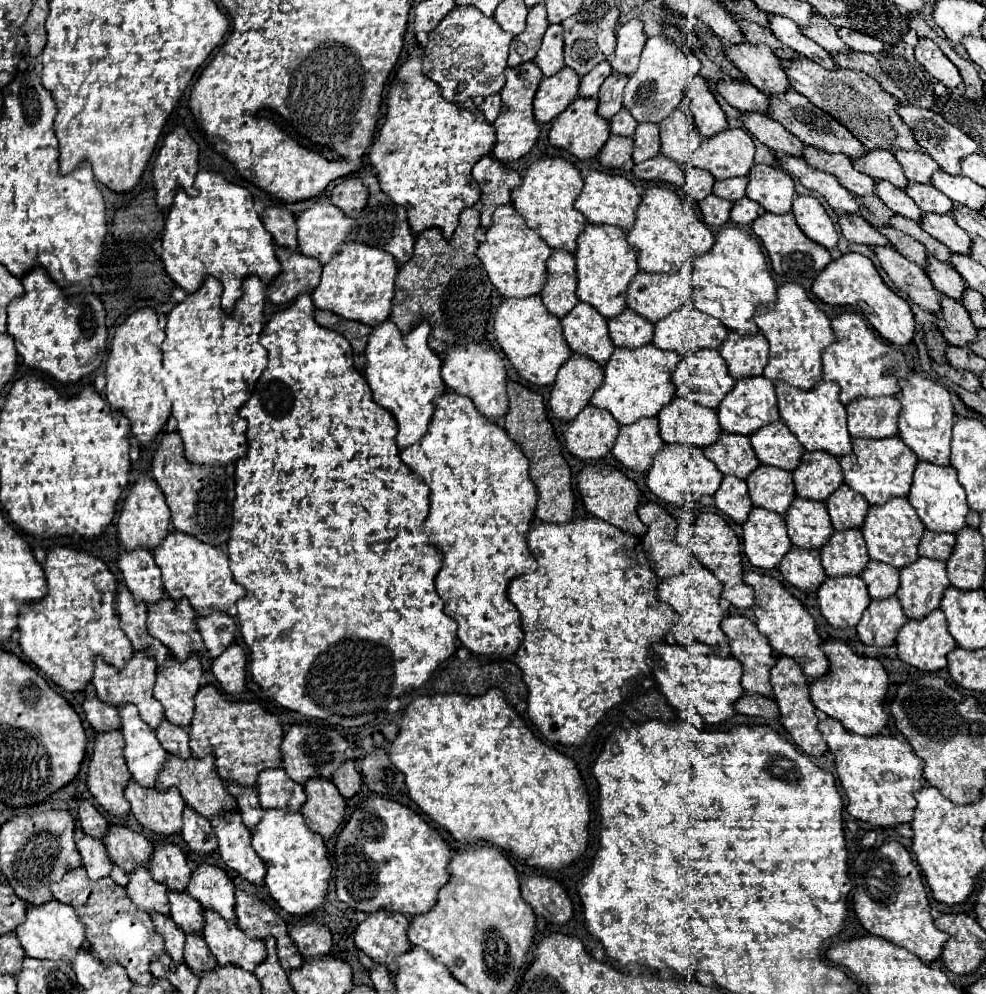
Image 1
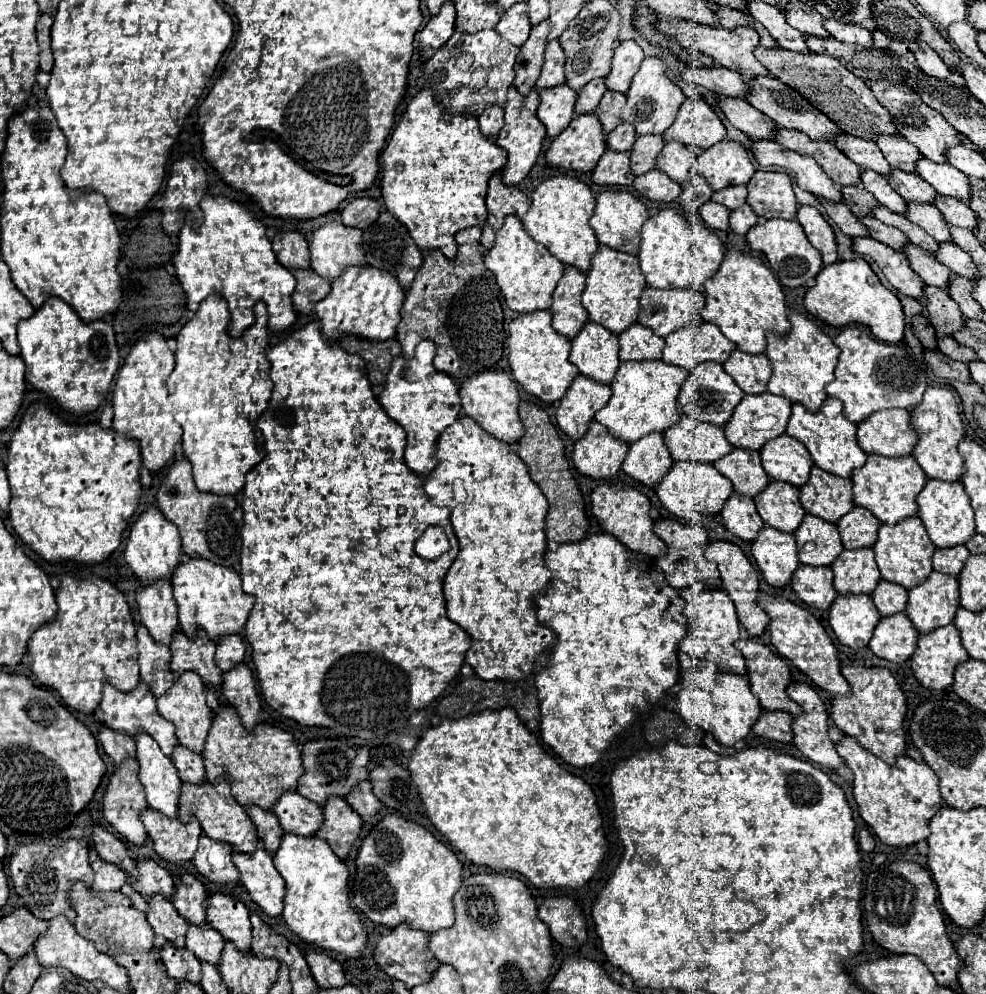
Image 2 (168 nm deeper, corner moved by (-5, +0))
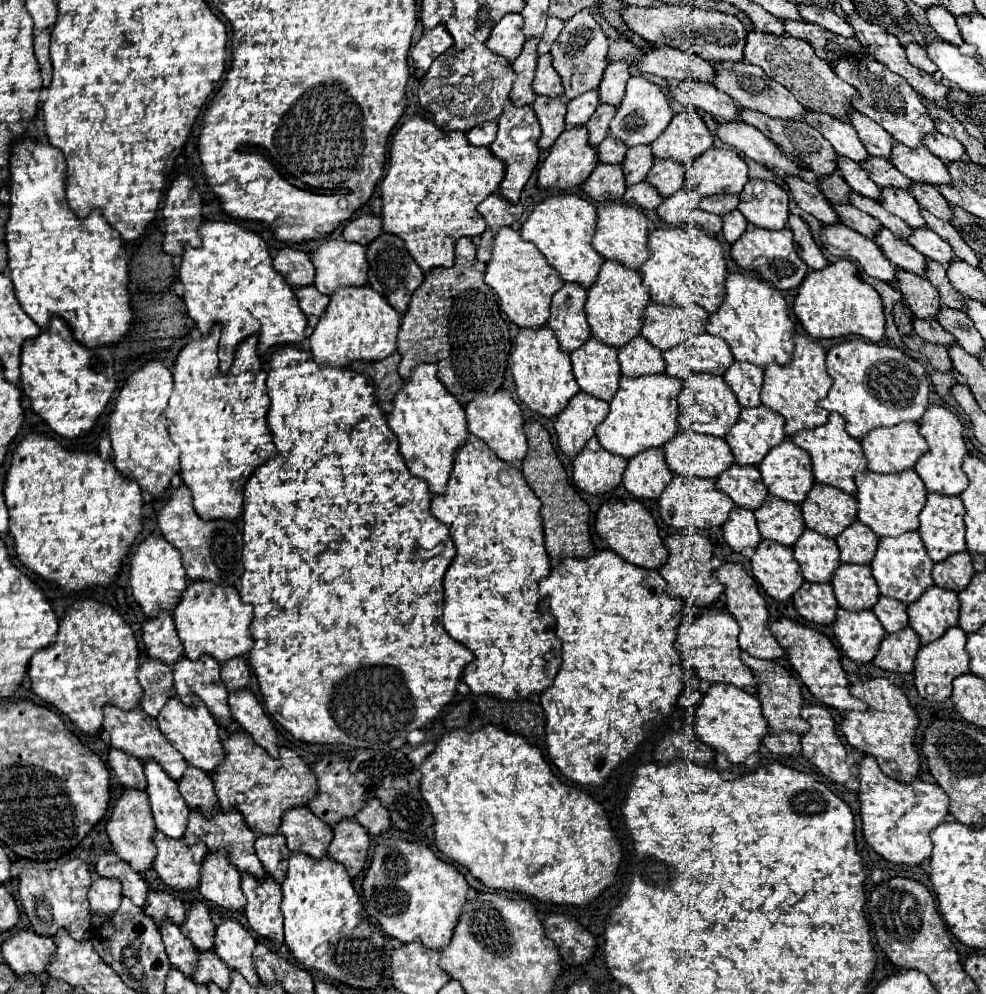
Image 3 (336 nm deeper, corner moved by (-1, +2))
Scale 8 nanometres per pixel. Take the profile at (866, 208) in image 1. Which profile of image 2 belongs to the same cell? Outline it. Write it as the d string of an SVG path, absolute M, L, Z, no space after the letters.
M840 188L844 202L850 206L850 210L858 216L872 216L872 210L878 208L878 200L874 200L874 196L870 196L870 192L866 192L864 188Z

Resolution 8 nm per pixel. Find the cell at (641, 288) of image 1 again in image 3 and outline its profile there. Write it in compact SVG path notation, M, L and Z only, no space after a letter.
M650 302L646 306L642 336L652 346L666 352L696 334L704 334L706 320L708 312L700 306L658 306Z

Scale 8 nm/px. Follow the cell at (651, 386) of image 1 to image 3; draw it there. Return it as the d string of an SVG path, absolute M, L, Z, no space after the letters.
M652 374L642 378L626 378L620 380L620 390L610 402L610 414L598 426L598 442L610 454L622 456L626 460L648 448L662 448L668 440L672 440L678 432L678 394L682 390L682 382L678 378L670 378L666 374Z

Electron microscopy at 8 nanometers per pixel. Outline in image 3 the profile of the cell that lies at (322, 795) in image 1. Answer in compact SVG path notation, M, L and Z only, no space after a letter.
M356 820L342 822L334 828L334 840L330 844L328 856L334 862L344 864L350 878L356 878L366 866L368 850L370 850L370 836L362 826L358 826Z

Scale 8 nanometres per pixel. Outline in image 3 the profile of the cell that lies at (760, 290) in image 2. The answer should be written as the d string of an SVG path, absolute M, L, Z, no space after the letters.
M728 274L726 276L726 296L718 312L710 314L706 332L720 336L732 348L734 360L750 362L764 368L770 362L786 366L794 358L794 322L788 318L784 296L772 288L768 282L748 276L748 274Z

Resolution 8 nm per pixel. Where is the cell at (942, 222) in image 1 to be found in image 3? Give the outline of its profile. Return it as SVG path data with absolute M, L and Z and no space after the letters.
M880 188L878 202L894 216L902 218L910 228L926 226L920 216L920 206L914 196L904 188Z

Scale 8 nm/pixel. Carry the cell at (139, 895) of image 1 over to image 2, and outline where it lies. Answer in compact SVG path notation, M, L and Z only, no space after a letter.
M152 894L146 898L146 902L148 902L148 922L152 924L154 934L164 936L166 940L182 948L188 922L182 916L178 916L178 910L162 894Z

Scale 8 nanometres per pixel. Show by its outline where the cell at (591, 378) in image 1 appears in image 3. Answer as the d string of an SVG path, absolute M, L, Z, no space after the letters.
M580 392L560 412L554 428L558 446L568 460L576 458L578 452L584 450L588 440L596 436L596 428L604 422L608 406L608 402Z

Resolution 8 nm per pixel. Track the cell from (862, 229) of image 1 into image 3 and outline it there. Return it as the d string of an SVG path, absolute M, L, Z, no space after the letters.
M788 176L788 178L784 178L784 182L788 184L794 202L804 212L816 216L822 224L836 224L838 222L838 216L834 216L830 202L824 198L824 194L818 190L816 184L808 184L808 182L800 180L798 176Z

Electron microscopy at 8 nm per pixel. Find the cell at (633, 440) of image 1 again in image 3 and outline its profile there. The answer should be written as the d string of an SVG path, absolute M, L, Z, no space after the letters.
M644 450L638 458L630 458L622 484L634 498L658 500L670 480L672 472L666 466L664 450Z

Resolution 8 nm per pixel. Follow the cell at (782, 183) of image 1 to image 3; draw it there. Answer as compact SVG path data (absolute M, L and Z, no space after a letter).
M748 180L738 210L756 228L782 230L788 222L788 194L770 180Z

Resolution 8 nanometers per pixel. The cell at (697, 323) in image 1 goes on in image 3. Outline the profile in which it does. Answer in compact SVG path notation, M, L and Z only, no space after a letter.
M712 334L694 336L668 352L664 352L666 374L688 382L694 374L706 372L714 376L722 376L728 366L734 362L730 346Z

